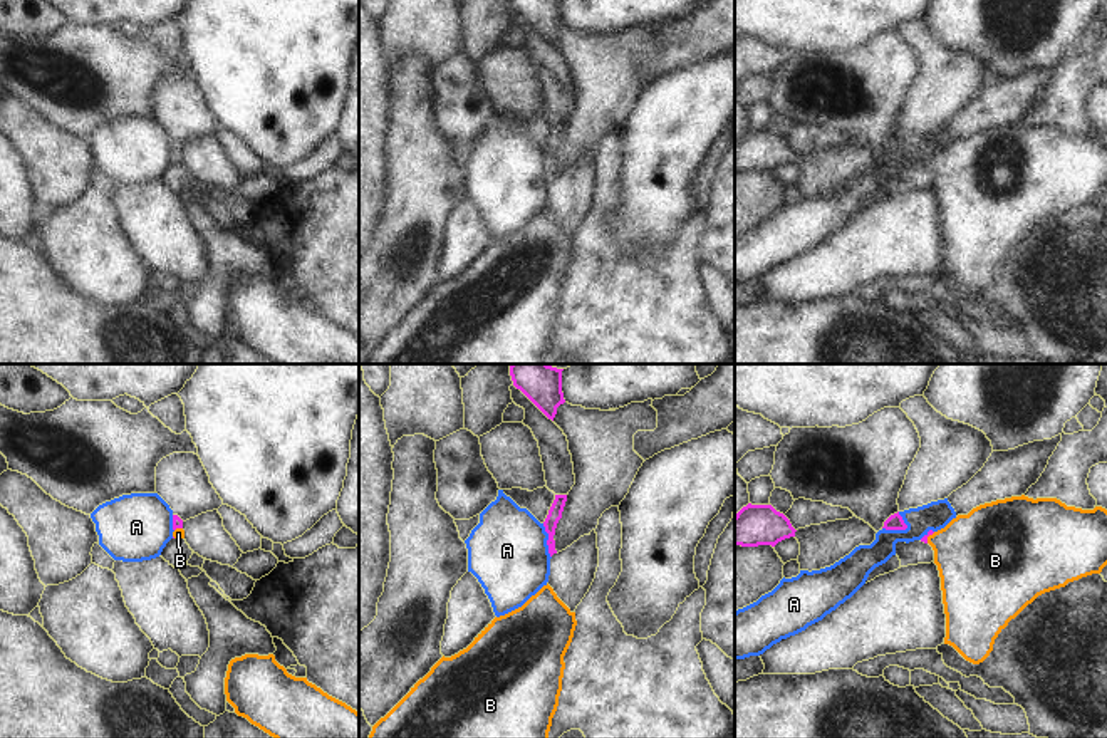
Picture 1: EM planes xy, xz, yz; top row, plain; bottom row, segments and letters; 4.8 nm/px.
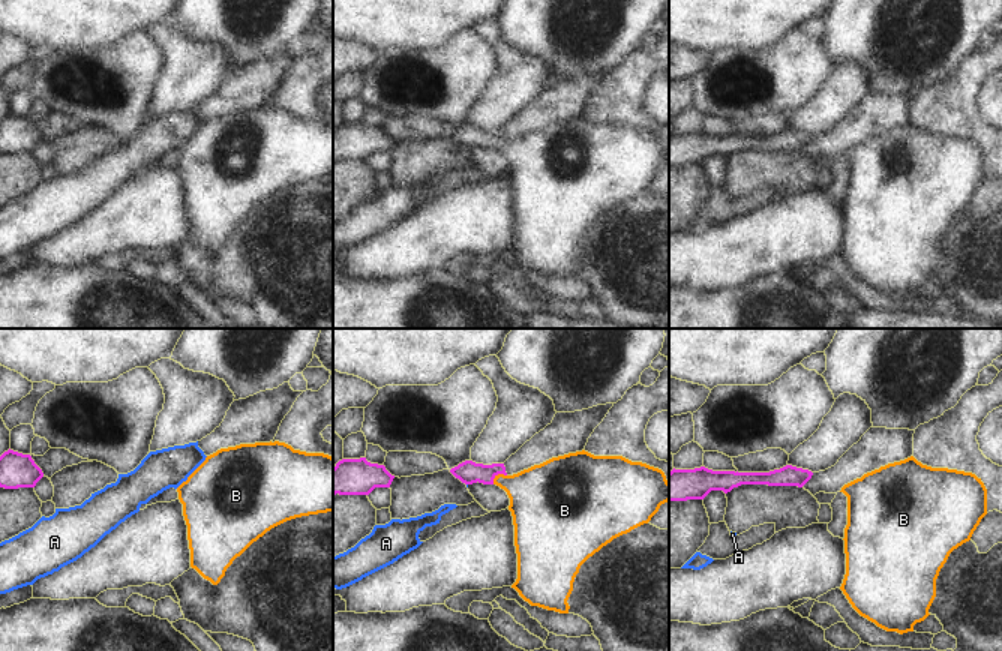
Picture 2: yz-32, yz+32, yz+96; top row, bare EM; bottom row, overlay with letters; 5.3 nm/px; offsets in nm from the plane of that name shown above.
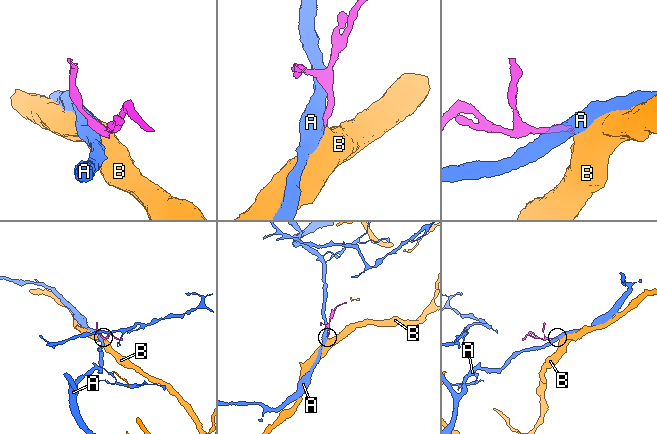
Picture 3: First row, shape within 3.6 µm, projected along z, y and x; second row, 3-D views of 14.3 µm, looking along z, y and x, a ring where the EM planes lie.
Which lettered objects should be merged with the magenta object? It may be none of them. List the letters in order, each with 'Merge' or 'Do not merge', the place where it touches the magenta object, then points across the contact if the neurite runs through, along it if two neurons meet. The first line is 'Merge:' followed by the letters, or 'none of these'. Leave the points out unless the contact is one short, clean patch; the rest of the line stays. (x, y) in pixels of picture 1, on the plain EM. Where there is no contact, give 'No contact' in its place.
Merge: B
A: Do not merge. Touches magenta at yz (894, 153). Boundary: yz (908, 150), (904, 153), (883, 153)
B: Merge. Touches magenta at yz (928, 160). Path across: yz (925, 163), (928, 160), (977, 178)

